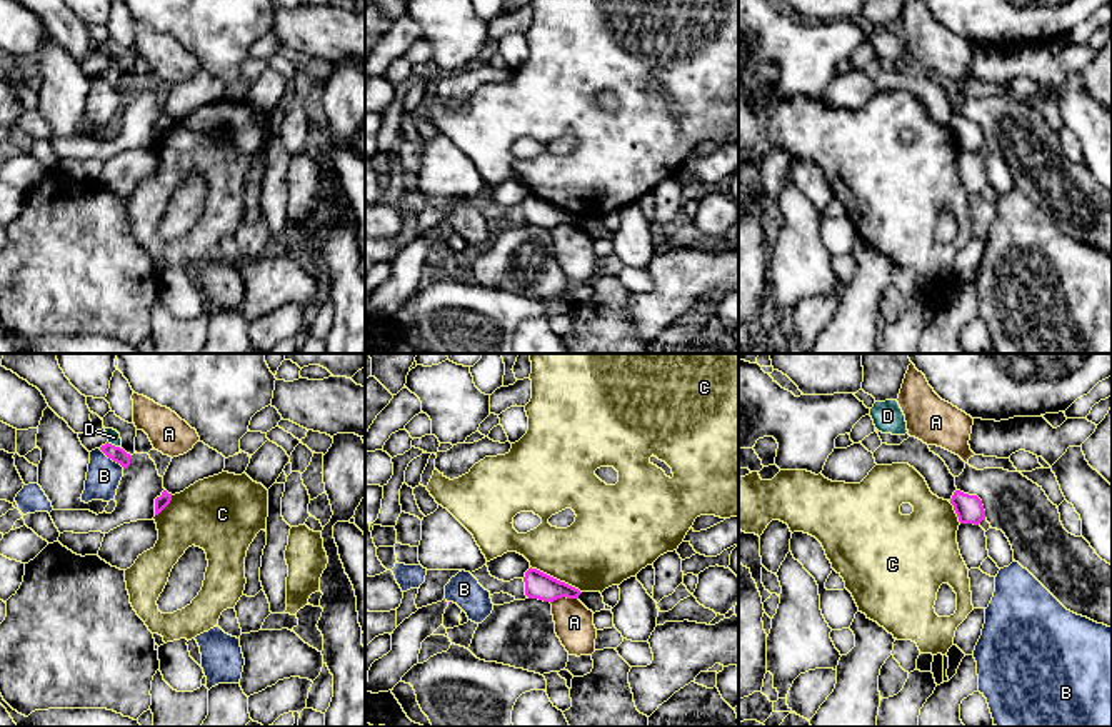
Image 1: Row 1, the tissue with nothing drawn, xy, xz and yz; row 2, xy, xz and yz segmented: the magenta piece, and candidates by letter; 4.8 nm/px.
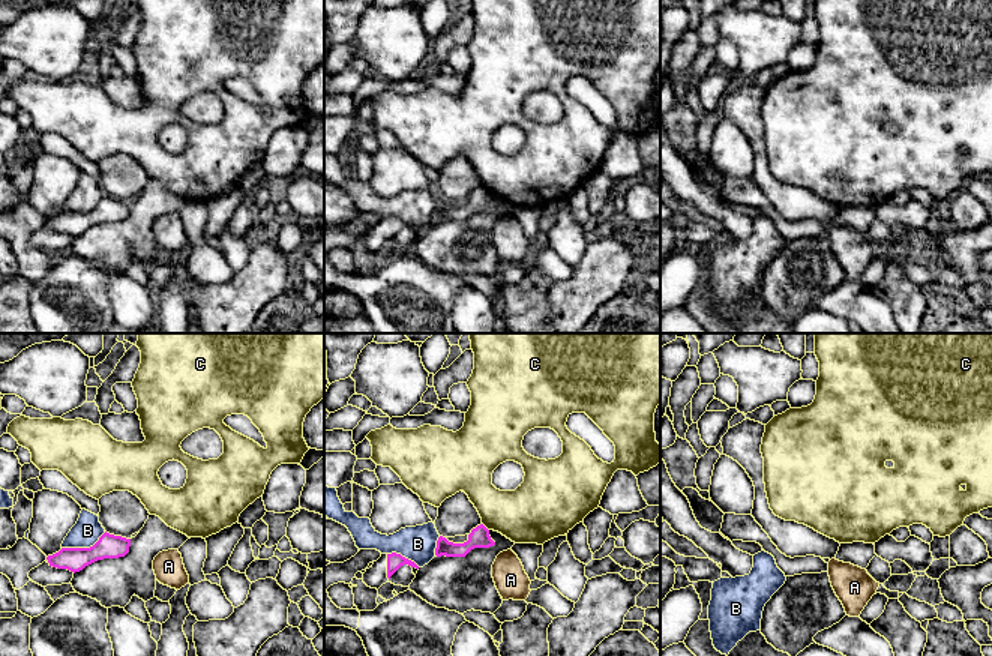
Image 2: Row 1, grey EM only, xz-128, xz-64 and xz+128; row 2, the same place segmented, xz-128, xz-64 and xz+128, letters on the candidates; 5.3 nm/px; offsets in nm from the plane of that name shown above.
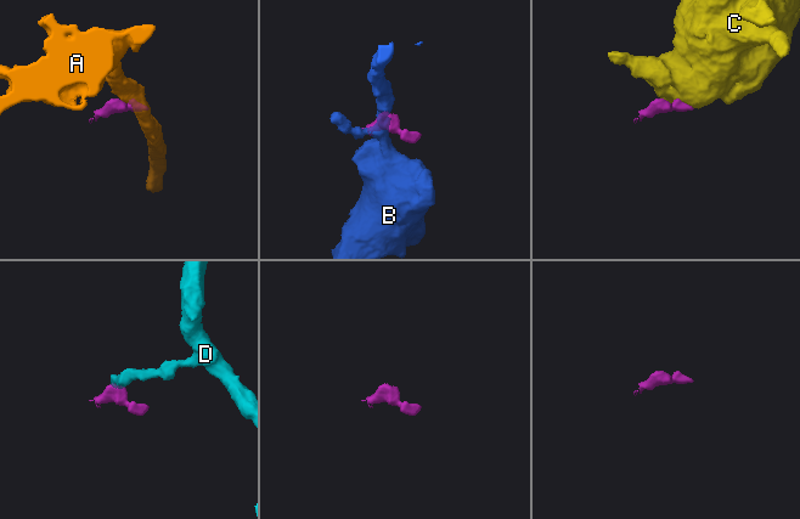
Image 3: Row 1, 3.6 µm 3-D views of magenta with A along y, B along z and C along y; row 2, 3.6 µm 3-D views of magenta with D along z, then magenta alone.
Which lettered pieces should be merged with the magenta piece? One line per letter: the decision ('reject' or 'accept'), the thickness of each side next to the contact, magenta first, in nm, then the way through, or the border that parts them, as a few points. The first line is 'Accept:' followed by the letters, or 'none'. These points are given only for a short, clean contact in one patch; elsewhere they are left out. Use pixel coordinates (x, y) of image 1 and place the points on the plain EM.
Accept: D
A: reject; 130 nm thick on the magenta side, 190 nm on the other; border along xz (577, 224), (557, 224), (550, 229)
B: reject; 70 nm thick on the magenta side, 170 nm on the other; border along xy (99, 75), (124, 95)
C: reject; 130 nm thick on the magenta side, 360 nm on the other; border along xz (530, 192), (574, 212), (581, 219)
D: accept; 70 nm thick on the magenta side, 60 nm on the other; runs through xy (117, 80), (114, 72), (114, 64)

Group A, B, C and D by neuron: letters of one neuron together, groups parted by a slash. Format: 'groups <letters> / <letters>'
groups A / B / C / D

